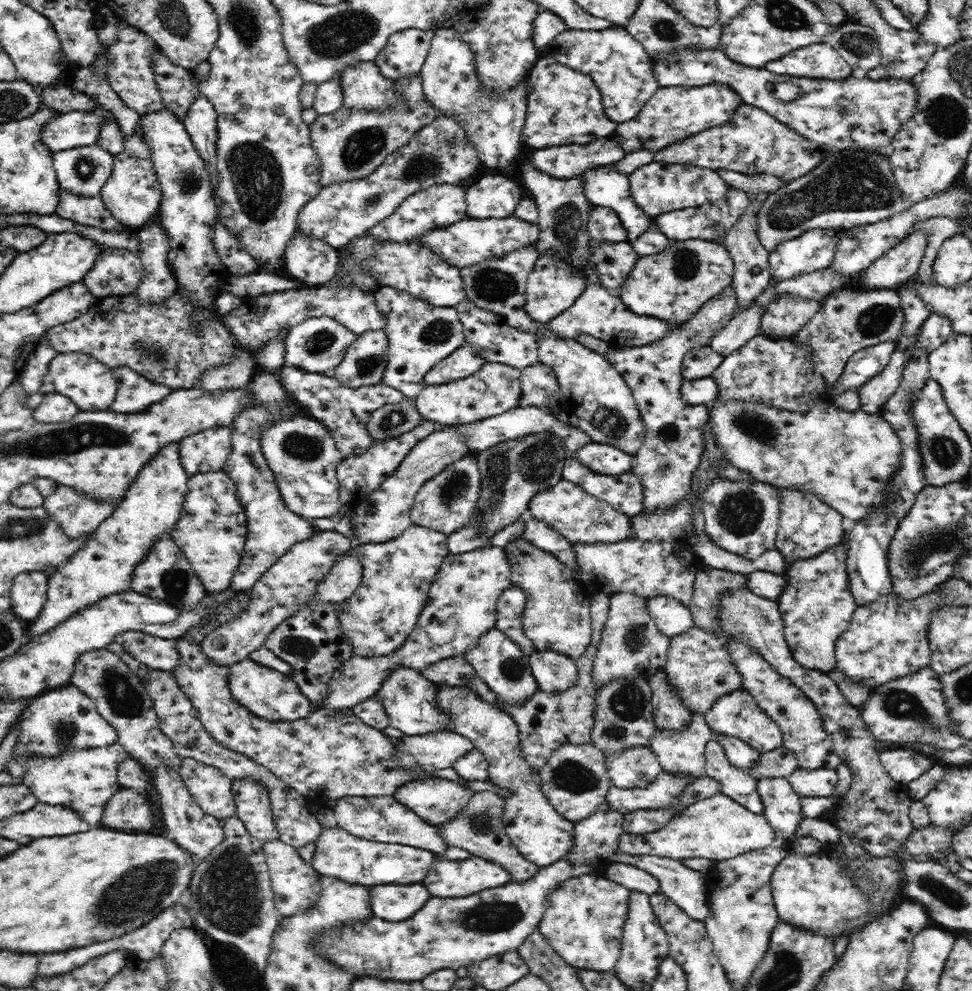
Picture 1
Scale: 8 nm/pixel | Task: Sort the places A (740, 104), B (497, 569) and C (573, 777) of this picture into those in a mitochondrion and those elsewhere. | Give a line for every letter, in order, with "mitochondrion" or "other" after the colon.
A: other
B: other
C: mitochondrion

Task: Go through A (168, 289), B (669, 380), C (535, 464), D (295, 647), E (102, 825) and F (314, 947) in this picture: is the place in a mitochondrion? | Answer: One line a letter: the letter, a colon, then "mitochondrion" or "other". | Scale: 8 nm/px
A: other
B: other
C: mitochondrion
D: mitochondrion
E: other
F: other

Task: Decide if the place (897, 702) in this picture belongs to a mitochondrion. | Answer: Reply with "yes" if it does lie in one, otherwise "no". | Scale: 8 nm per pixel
yes

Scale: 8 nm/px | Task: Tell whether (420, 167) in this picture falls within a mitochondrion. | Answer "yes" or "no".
yes

